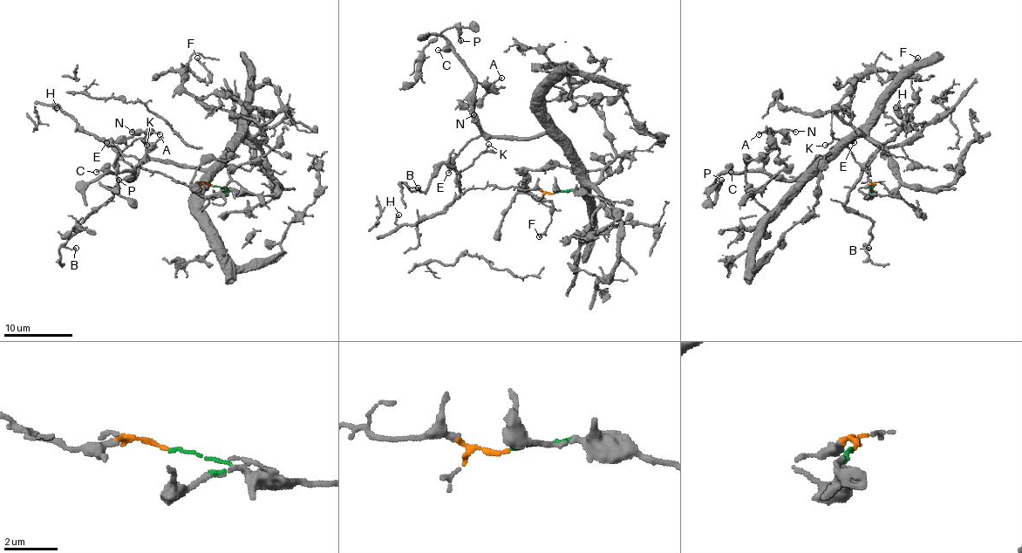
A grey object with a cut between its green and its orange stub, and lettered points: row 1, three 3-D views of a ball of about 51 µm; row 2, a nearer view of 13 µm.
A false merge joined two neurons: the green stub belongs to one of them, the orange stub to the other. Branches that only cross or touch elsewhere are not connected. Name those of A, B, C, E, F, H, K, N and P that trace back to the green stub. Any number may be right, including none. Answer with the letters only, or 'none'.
A, C, E, F, N, P

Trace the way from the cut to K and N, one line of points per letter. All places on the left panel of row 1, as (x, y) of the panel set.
K: (213, 186), (200, 182), (186, 186), (158, 172), (131, 167), (126, 162), (115, 164), (139, 138), (146, 145)
N: (213, 186), (264, 196), (276, 179), (248, 136), (206, 168), (145, 160), (131, 179), (146, 139), (132, 131)

